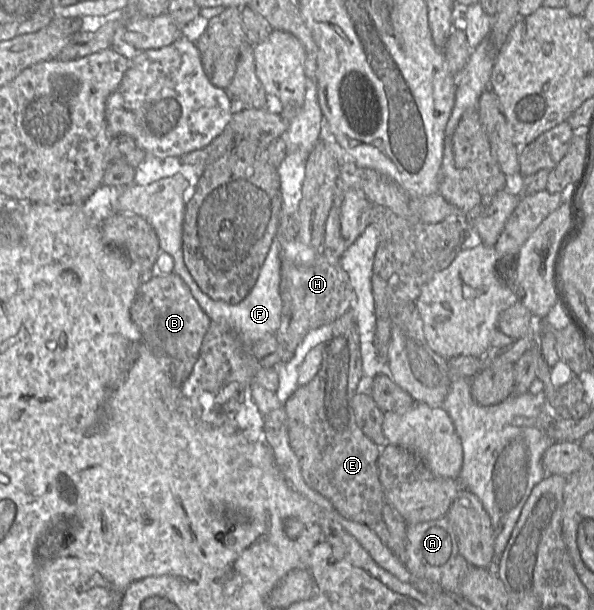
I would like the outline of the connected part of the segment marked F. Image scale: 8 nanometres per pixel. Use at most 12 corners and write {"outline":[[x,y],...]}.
{"outline":[[280,243],[238,304],[211,299],[181,277],[210,321],[247,348],[280,326]]}

